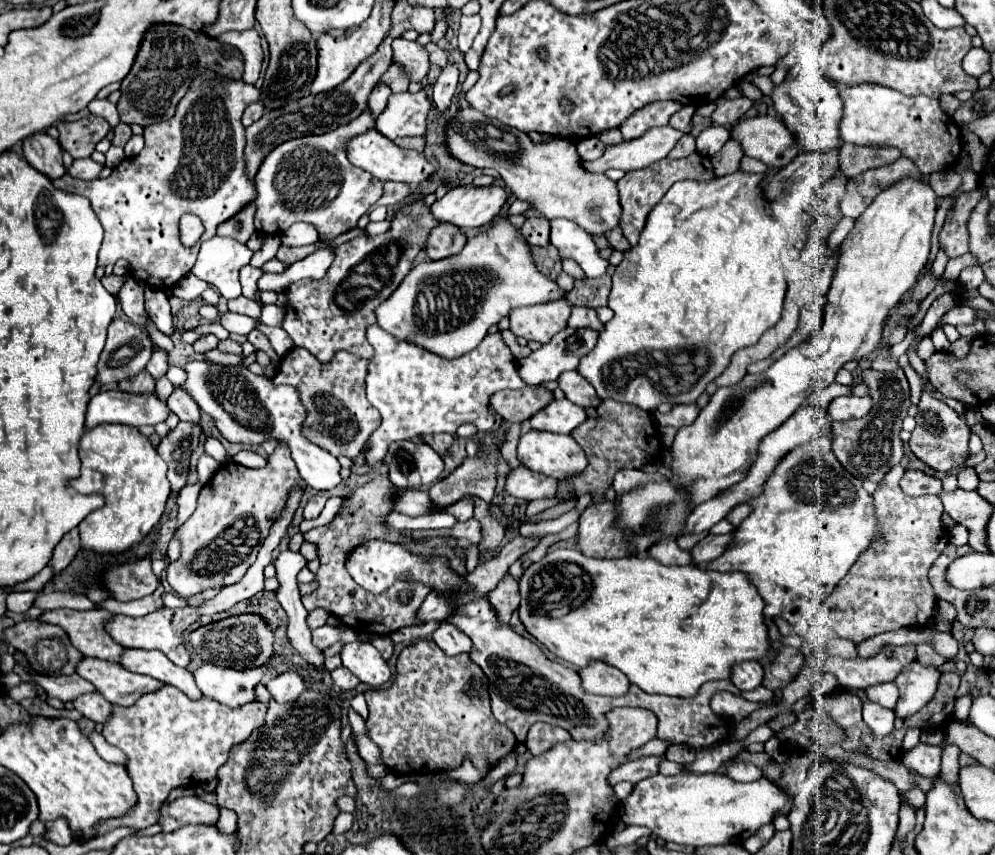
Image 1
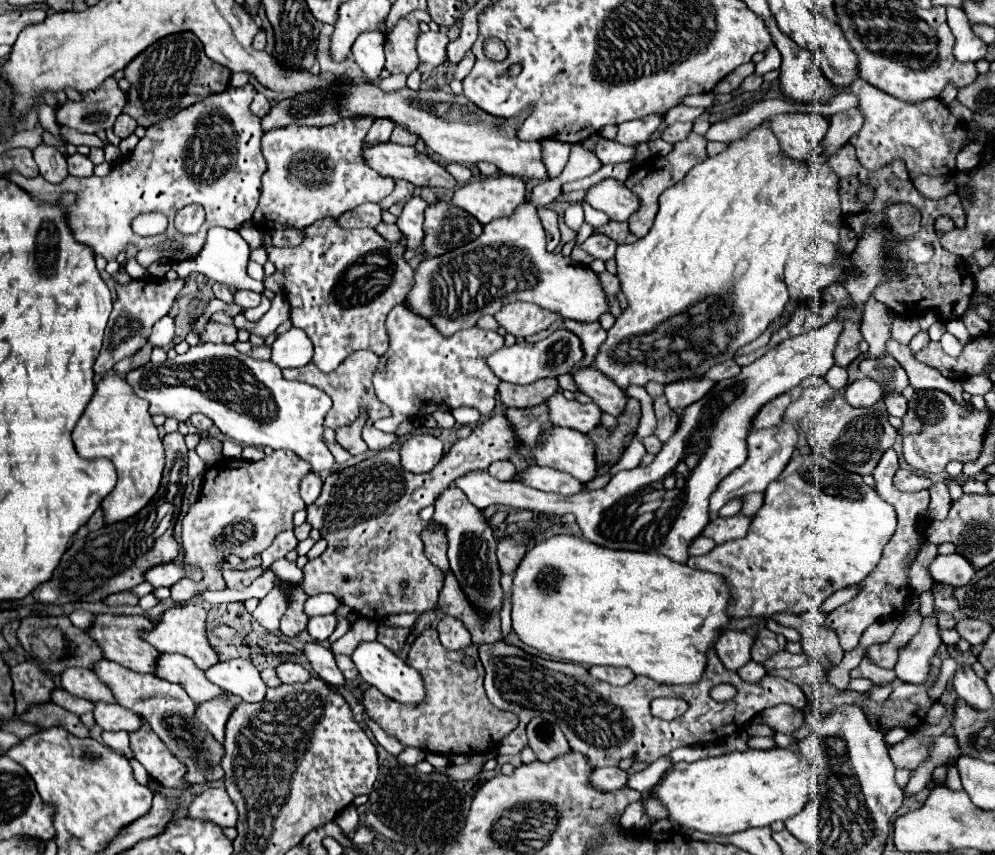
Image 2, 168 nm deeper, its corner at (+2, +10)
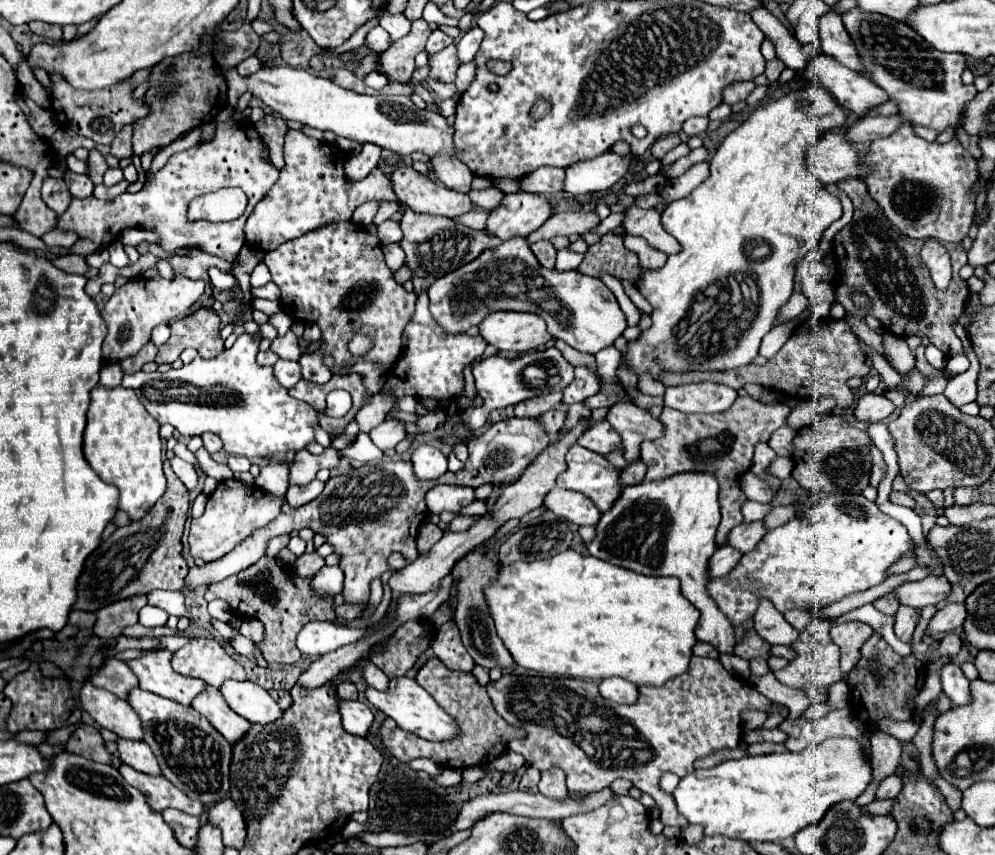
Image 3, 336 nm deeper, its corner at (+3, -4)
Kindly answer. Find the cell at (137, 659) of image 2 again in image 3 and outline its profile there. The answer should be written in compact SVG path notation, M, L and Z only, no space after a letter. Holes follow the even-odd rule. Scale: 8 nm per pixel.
M141 650L141 656L127 660L127 666L137 676L139 688L185 706L191 704L195 694L205 688L205 682L199 678L183 676L171 668L169 650Z

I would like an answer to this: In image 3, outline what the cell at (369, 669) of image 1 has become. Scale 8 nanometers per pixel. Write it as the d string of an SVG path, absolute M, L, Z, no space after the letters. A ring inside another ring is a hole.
M407 676L391 678L389 688L385 692L379 692L373 686L367 686L365 696L377 710L381 710L385 716L393 718L399 728L413 732L425 740L439 740L441 742L441 740L449 740L457 734L457 726L455 726L453 718L441 710L441 706L429 696L427 690L423 690L417 684L415 678L407 678Z

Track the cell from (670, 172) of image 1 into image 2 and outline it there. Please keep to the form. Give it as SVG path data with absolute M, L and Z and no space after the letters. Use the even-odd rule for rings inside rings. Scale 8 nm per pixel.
M690 132L690 136L686 136L686 140L680 140L678 144L674 144L674 150L666 158L652 158L644 166L636 168L636 172L626 180L626 188L630 188L642 200L640 210L634 216L630 216L630 220L628 220L630 232L636 238L642 238L642 236L646 236L646 232L650 232L650 224L654 222L654 216L658 212L658 196L666 188L678 184L696 164L704 162L706 158L708 158L708 154L706 154L706 140L704 140L704 136Z

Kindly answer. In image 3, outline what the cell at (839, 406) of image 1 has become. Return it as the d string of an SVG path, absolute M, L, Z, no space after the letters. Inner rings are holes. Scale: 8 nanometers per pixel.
M867 392L863 396L859 396L857 406L853 410L855 418L861 422L881 422L887 420L891 414L895 412L895 406L891 400L887 400L883 394L875 394L875 392Z

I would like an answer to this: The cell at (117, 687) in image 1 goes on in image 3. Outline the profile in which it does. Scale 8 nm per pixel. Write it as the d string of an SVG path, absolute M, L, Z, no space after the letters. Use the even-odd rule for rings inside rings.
M133 688L127 694L127 702L141 718L145 742L153 750L165 778L169 778L189 798L199 800L205 806L213 806L227 798L231 744L225 742L225 738L213 730L213 726L209 726L207 718L189 706L165 700L141 688Z

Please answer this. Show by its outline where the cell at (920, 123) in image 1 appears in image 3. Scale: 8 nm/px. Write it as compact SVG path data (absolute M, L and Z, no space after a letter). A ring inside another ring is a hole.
M903 124L891 136L871 142L863 162L869 168L869 174L865 174L869 194L877 200L883 214L893 222L893 226L897 226L905 236L961 242L963 236L969 232L975 214L975 196L969 194L969 188L973 186L973 182L979 180L979 172L975 158L963 148L959 138L951 138L945 144L927 142L913 132L911 124Z

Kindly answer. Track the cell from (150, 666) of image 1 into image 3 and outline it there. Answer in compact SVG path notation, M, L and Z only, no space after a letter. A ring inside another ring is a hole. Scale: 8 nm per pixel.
M205 686L205 690L193 698L191 708L195 708L201 716L205 716L209 724L215 730L219 730L231 744L237 742L237 738L241 738L241 734L245 734L245 730L249 730L251 726L245 718L241 718L227 706L219 690L213 686Z

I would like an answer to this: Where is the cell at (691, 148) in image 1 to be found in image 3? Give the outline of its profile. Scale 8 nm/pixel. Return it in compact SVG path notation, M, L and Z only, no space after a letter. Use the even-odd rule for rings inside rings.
M669 134L669 136L665 136L665 138L659 138L659 140L651 146L651 154L653 154L657 160L661 160L669 150L673 150L673 148L679 146L679 144L681 144L679 134Z

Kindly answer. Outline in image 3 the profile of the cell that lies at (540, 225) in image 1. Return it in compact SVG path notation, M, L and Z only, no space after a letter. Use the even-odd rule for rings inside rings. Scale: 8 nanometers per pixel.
M539 240L535 244L531 244L533 254L537 256L537 260L541 262L541 266L545 268L555 268L555 260L557 260L557 250L549 240Z

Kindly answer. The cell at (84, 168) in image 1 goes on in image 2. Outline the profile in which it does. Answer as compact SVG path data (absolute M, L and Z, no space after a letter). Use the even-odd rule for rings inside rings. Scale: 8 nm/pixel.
M74 154L74 156L68 156L68 172L70 172L72 176L86 178L86 176L92 176L92 174L94 174L94 164L90 162L88 156Z

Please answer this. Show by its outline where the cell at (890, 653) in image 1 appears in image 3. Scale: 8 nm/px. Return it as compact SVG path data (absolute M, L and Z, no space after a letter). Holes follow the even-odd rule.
M901 606L895 614L895 636L901 642L911 644L915 626L917 626L917 610L913 610L909 606Z

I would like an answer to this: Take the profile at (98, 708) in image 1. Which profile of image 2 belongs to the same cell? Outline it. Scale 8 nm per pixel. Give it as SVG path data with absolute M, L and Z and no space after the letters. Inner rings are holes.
M98 702L94 708L96 724L104 730L122 730L122 732L136 732L142 726L142 718L128 708L122 708L120 704L104 704Z

